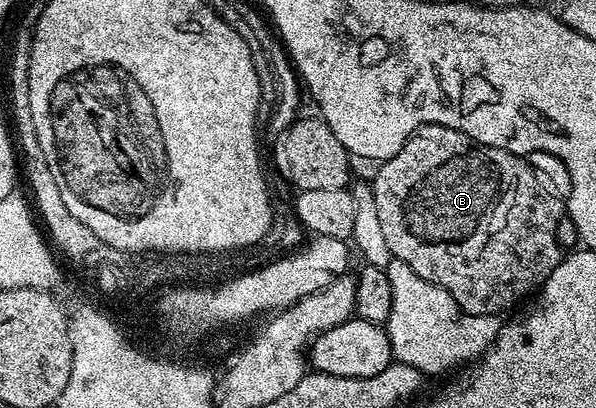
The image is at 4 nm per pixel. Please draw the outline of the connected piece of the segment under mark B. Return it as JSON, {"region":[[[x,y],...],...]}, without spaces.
{"region":[[[420,126],[408,137],[406,144],[402,144],[402,148],[393,158],[387,158],[385,162],[381,162],[375,167],[376,178],[371,179],[375,203],[378,206],[379,223],[382,226],[382,234],[389,246],[391,257],[397,262],[410,264],[410,268],[414,268],[414,272],[418,272],[418,276],[422,276],[427,282],[438,284],[443,290],[450,292],[452,299],[460,305],[460,309],[465,310],[468,314],[500,316],[503,315],[503,310],[511,311],[513,309],[511,306],[515,302],[523,303],[529,295],[539,291],[544,281],[550,276],[550,272],[554,272],[554,268],[558,268],[558,264],[562,260],[562,247],[556,235],[562,217],[562,202],[560,206],[559,200],[554,195],[547,194],[540,187],[540,182],[536,179],[536,174],[528,162],[531,161],[519,154],[511,154],[502,148],[490,148],[486,144],[478,144],[470,136],[466,136],[454,128]]]}

